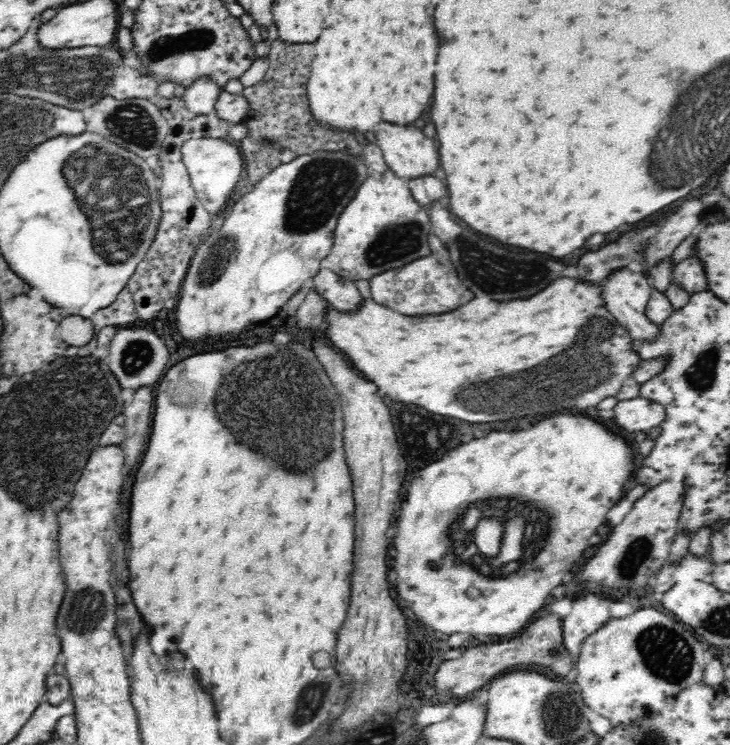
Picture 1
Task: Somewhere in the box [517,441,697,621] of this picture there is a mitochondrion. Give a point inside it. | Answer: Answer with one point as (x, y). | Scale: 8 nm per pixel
(639, 552)

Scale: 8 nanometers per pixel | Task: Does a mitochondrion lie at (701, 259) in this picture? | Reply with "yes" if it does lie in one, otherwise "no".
no

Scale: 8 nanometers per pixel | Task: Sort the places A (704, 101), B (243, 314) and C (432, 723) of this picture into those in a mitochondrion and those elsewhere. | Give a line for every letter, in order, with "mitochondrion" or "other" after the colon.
A: mitochondrion
B: other
C: other

